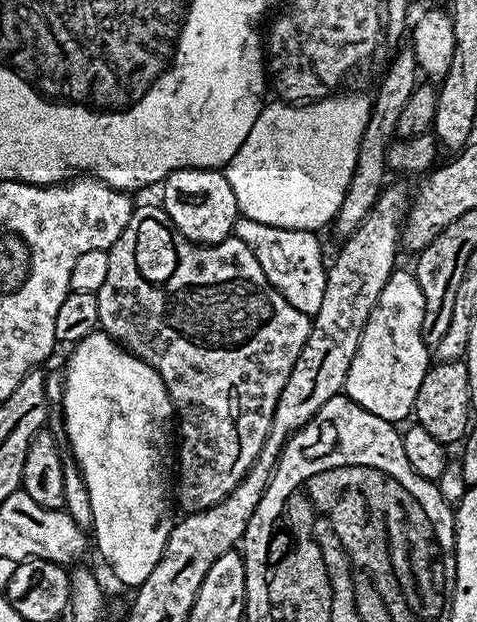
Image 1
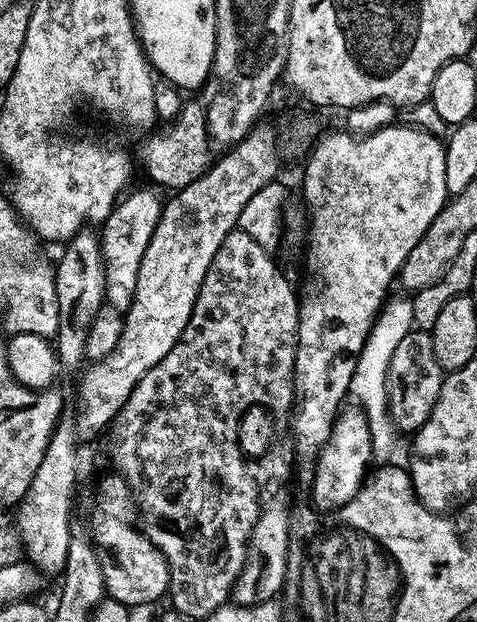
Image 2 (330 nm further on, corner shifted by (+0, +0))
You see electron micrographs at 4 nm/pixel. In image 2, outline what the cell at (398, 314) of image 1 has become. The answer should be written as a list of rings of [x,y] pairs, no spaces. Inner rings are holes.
[[[356,412],[348,415],[345,413],[337,419],[332,439],[322,450],[324,461],[316,472],[316,482],[312,486],[314,502],[322,512],[335,511],[337,508],[343,508],[348,501],[352,501],[369,475],[368,463],[374,460],[372,431],[367,416]]]

